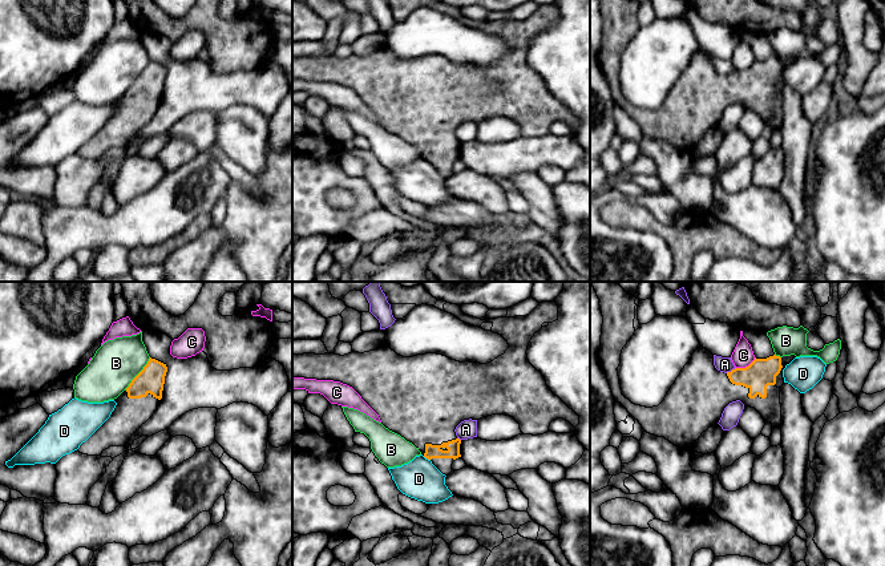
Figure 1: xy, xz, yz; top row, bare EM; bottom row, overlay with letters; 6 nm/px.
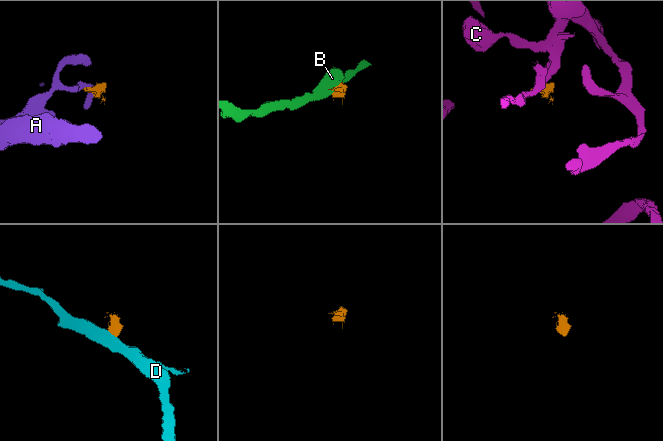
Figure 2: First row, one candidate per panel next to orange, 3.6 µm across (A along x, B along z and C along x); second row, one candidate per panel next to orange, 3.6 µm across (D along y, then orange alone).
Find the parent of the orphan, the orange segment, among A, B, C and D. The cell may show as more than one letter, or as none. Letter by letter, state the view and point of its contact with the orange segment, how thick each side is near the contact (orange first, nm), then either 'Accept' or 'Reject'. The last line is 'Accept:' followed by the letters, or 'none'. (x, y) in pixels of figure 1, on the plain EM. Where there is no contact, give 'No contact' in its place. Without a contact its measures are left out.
A: Touches orange at yz (731, 73). Thickness 180 nm (orange) against 100 nm. Reject
B: Touches orange at xy (138, 76). Thickness 160 nm (orange) against 280 nm. Reject
C: Touches orange at yz (746, 69). Thickness 180 nm (orange) against 130 nm. Reject
D: Touches orange at xz (427, 160). Thickness 80 nm (orange) against 240 nm. Reject
Accept: none

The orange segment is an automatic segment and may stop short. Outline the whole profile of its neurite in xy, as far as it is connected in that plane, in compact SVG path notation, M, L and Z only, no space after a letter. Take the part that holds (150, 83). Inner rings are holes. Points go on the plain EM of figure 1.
M149 61L144 72L117 100L110 120L77 151L82 157L100 158L109 149L125 149L145 126L162 101L166 66Z

